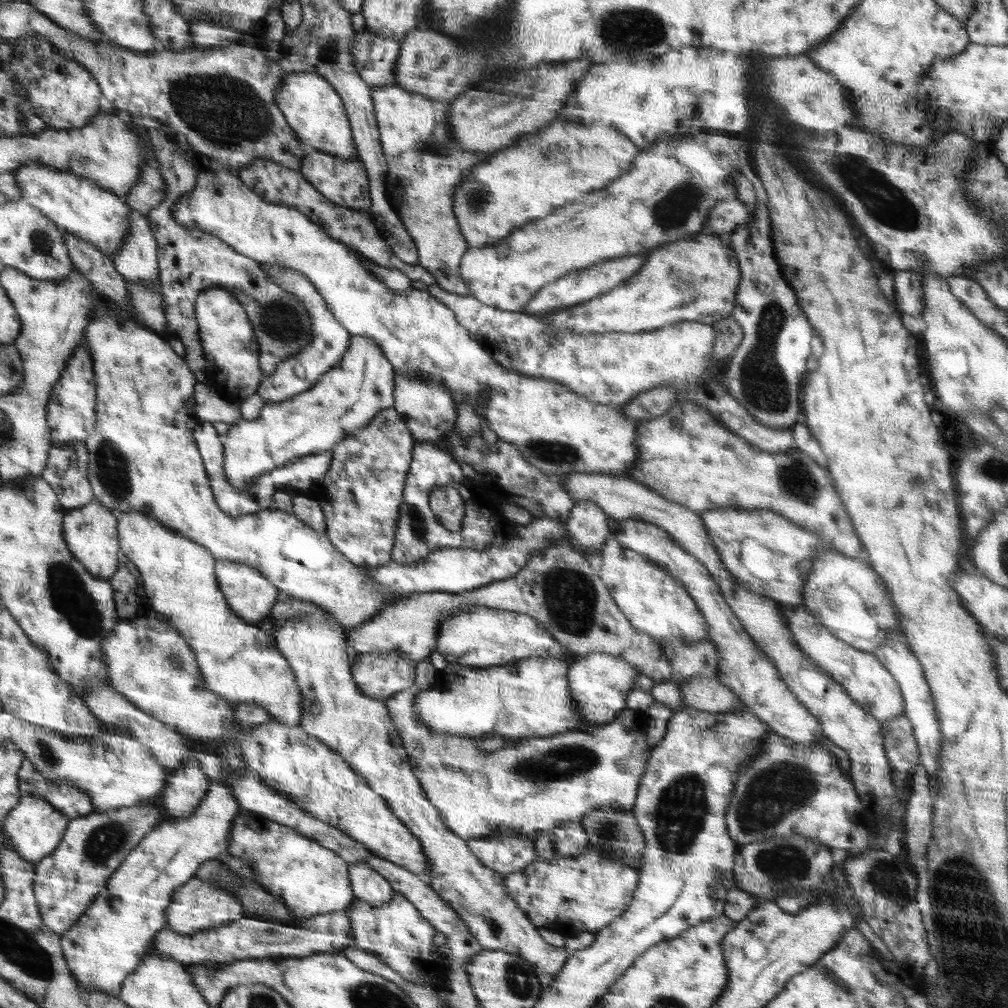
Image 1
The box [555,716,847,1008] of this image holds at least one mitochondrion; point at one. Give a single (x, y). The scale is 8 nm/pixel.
(776, 791)

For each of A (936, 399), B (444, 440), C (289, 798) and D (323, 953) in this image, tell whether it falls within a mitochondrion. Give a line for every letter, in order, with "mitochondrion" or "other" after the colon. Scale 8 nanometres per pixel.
A: other
B: other
C: other
D: other

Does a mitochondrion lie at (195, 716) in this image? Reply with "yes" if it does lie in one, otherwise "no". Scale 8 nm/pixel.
no

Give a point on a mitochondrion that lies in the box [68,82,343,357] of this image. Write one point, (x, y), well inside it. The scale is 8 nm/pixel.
(279, 318)

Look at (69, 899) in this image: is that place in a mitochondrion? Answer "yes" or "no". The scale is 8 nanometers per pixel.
no

